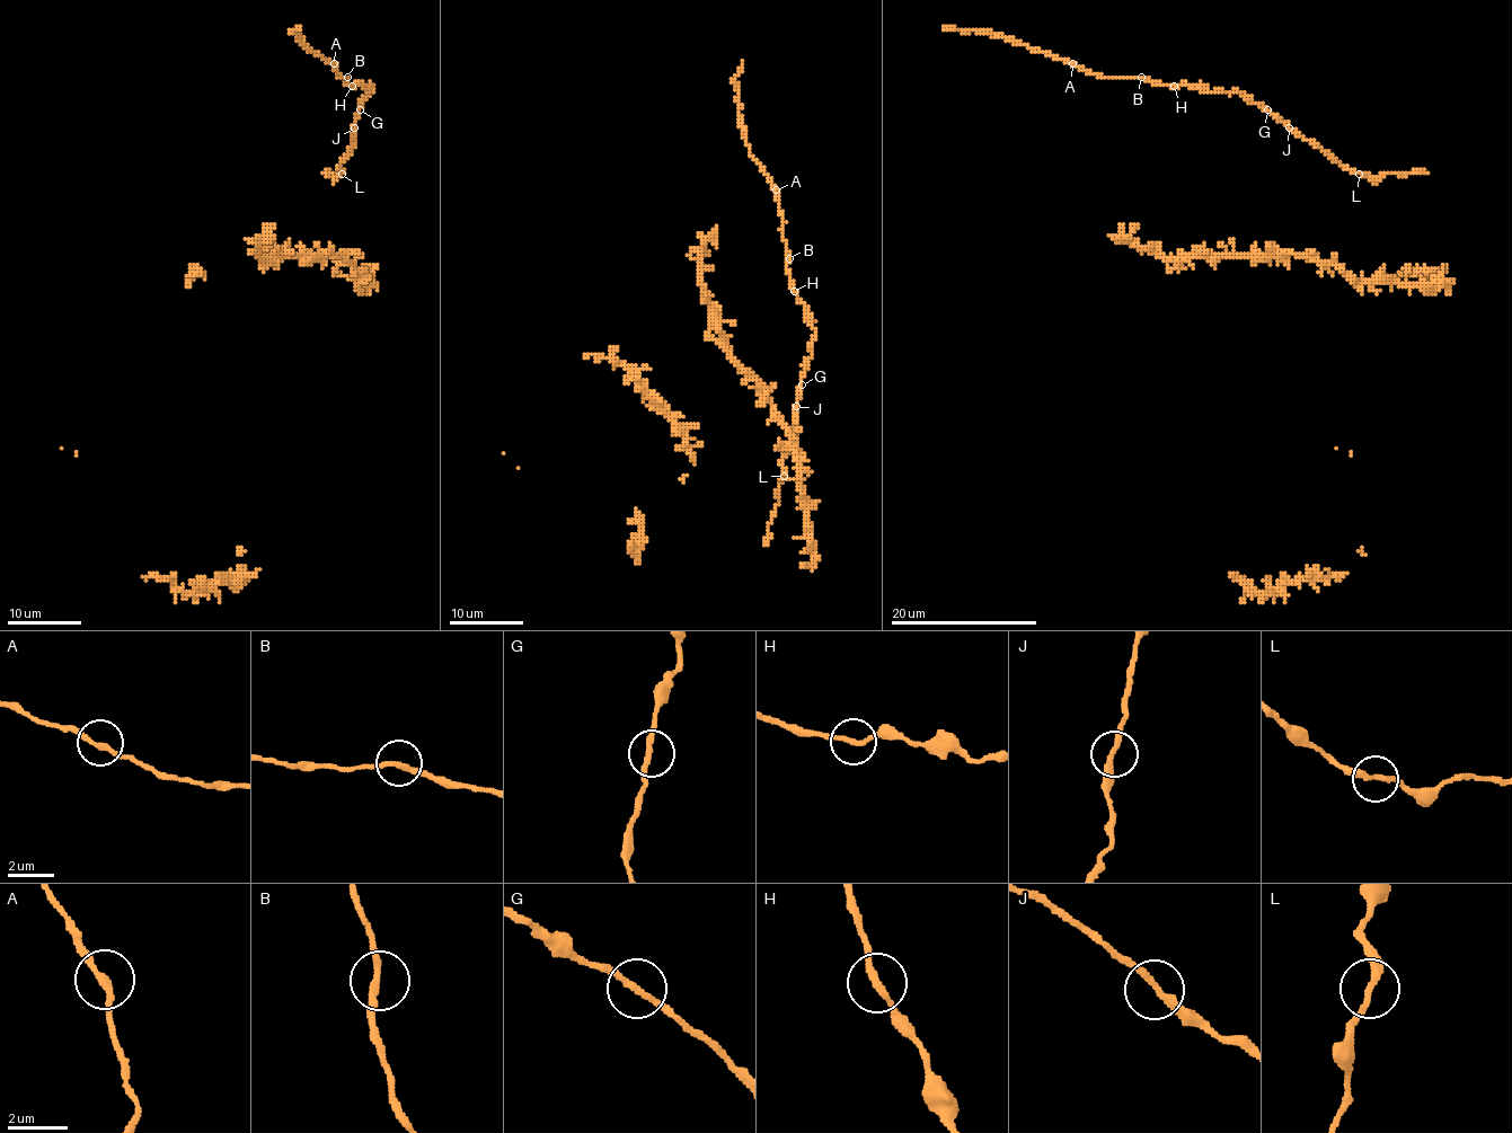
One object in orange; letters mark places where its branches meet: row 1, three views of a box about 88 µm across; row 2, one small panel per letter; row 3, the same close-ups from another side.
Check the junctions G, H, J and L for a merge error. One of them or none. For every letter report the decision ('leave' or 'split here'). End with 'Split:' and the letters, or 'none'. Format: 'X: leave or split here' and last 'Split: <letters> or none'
G: leave
H: leave
J: leave
L: leave
Split: none

